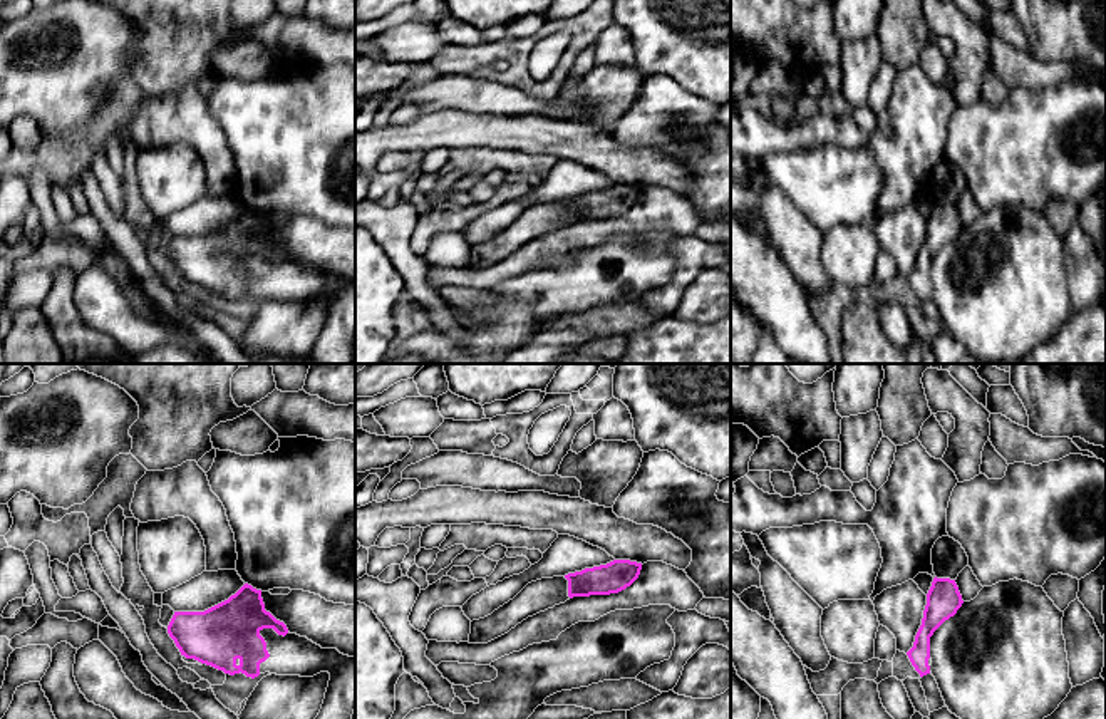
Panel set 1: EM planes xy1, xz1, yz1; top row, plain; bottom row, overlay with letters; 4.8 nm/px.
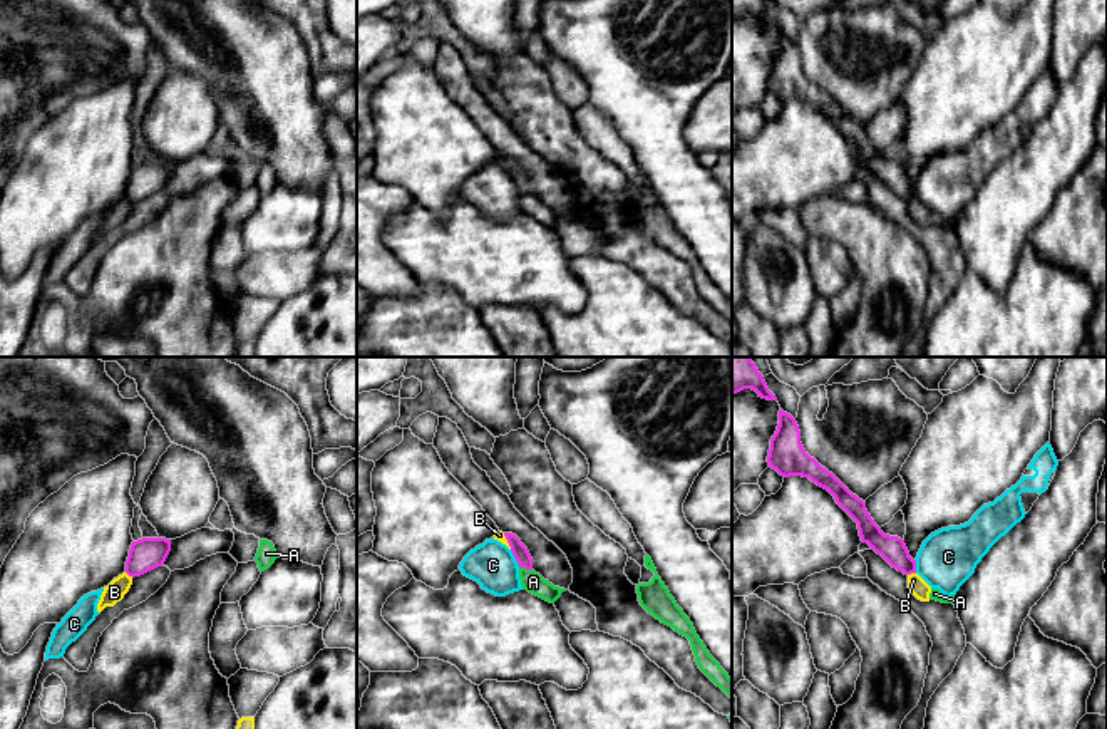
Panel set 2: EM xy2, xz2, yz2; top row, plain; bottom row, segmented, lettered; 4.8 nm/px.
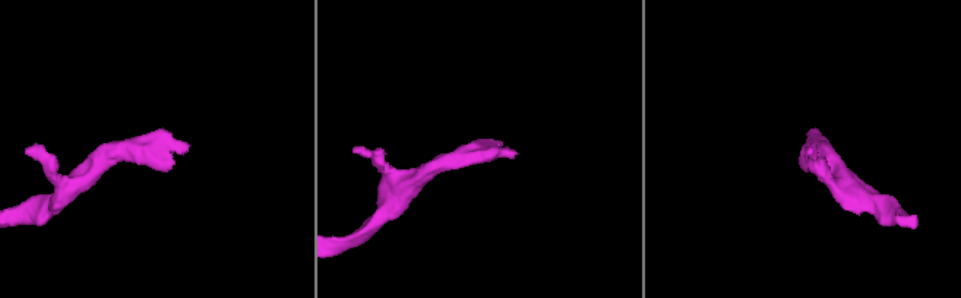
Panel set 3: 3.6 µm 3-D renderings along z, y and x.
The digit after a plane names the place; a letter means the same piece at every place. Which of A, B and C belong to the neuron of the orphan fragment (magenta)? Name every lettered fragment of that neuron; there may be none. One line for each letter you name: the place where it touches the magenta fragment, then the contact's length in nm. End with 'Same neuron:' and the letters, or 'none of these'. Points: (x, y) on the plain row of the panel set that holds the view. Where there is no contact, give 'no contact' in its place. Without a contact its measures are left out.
Same neuron: none of these

